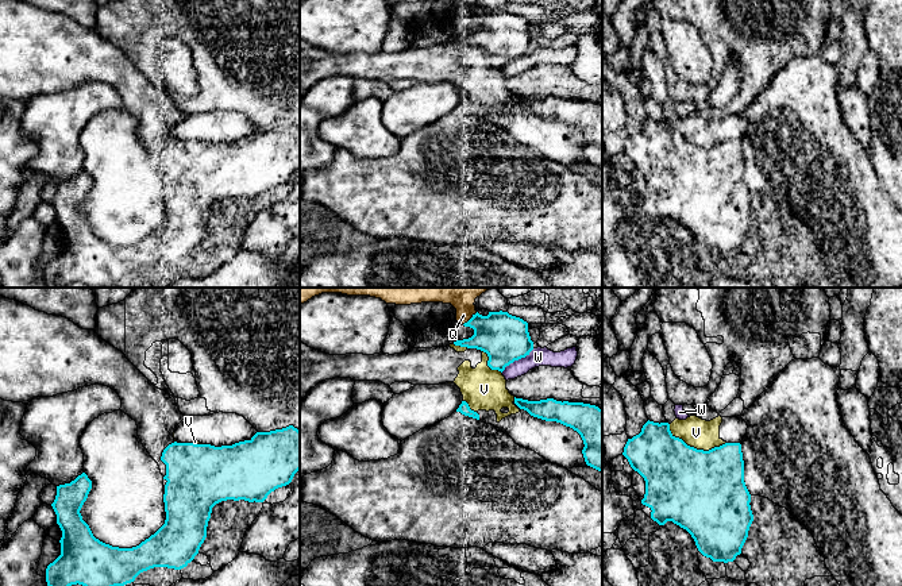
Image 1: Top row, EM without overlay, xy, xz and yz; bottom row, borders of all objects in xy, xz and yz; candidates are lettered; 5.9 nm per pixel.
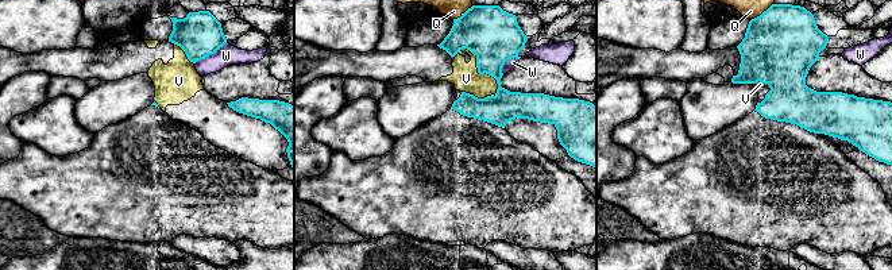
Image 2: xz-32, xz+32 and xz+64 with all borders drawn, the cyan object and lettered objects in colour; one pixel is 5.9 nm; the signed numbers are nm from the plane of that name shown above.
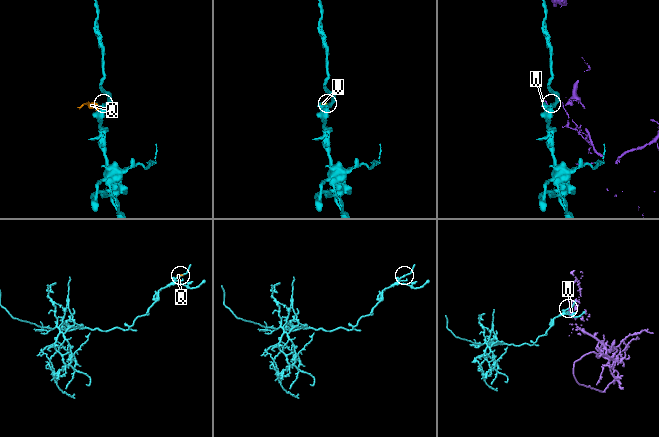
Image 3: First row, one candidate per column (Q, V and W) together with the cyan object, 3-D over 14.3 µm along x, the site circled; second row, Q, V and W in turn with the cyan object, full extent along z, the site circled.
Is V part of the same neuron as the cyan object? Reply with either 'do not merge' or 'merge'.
do not merge

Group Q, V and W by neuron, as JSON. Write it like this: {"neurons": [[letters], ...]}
{"neurons": [["Q"], ["V"], ["W"]]}

